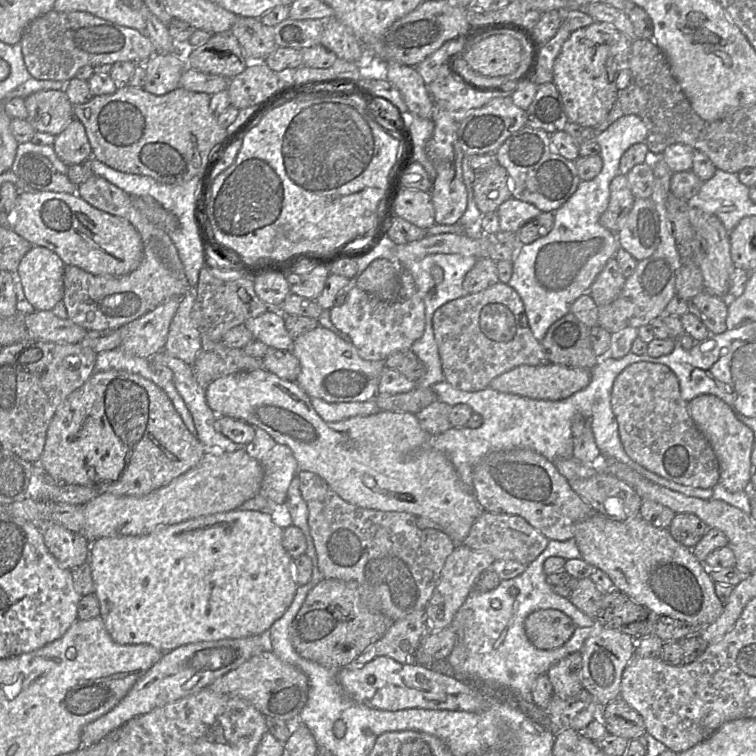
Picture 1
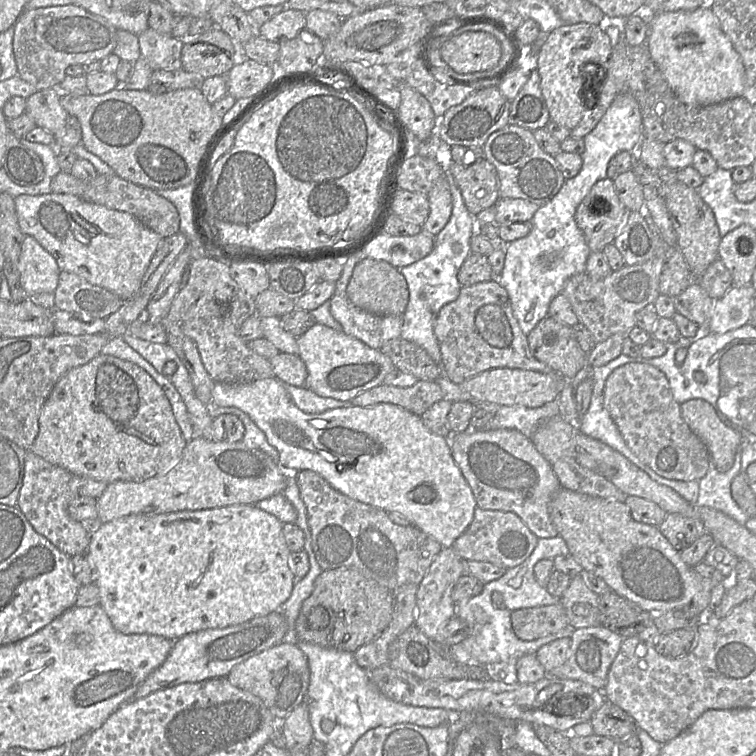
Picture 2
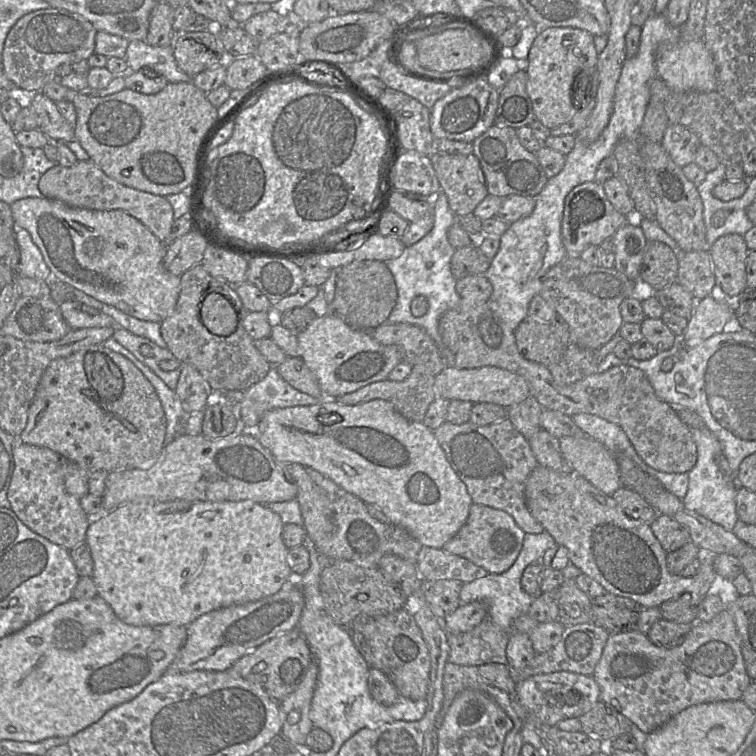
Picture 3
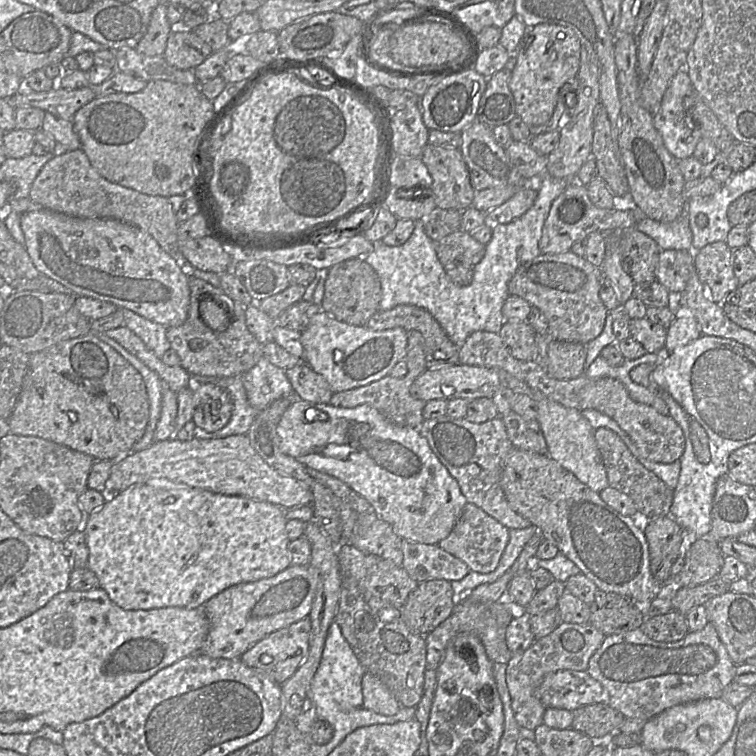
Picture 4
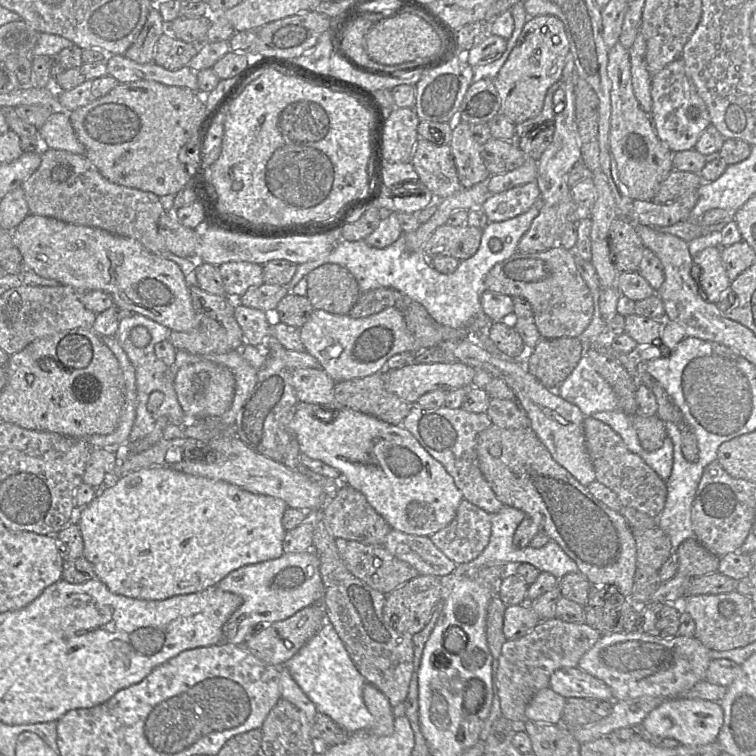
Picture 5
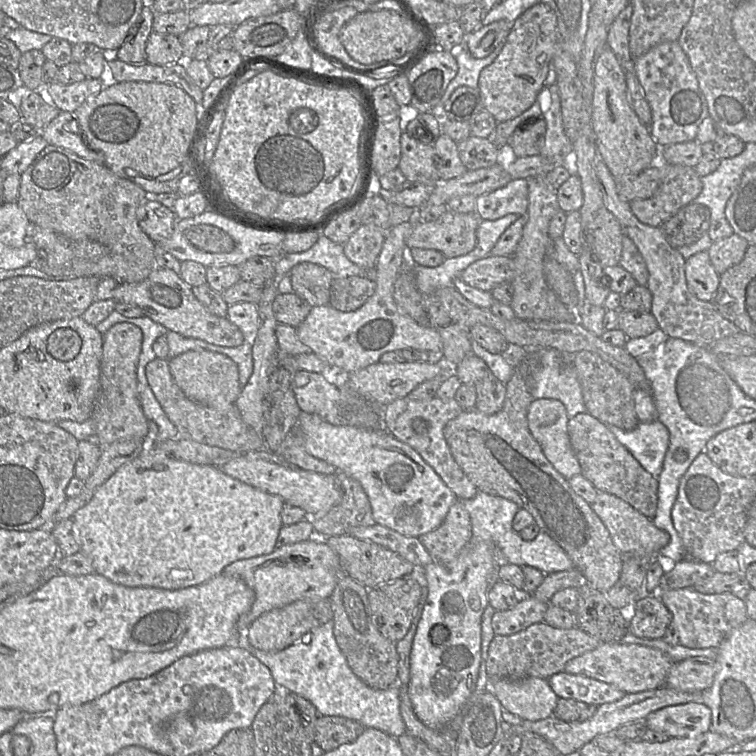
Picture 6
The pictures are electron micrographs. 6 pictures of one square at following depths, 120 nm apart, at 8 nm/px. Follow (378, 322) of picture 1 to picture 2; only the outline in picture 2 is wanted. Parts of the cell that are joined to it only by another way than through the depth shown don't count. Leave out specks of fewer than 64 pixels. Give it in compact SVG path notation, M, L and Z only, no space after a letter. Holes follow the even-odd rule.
M346 291L344 294L345 295L340 296L333 295L330 299L330 313L333 318L340 323L344 333L378 350L388 341L401 337L403 315L382 316L372 314L351 303Z

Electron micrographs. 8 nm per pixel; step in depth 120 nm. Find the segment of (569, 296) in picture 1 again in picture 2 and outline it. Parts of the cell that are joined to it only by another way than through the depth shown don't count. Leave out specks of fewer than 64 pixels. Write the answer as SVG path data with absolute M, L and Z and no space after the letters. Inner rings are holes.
M620 93L596 127L583 137L585 149L581 154L583 164L580 172L567 179L550 201L539 206L530 220L531 230L527 236L506 245L502 273L494 279L508 292L513 314L526 335L548 316L552 299L562 293L568 279L586 272L591 250L575 221L578 205L596 182L607 178L611 158L623 151L631 152L642 139L643 124L638 102L631 93Z

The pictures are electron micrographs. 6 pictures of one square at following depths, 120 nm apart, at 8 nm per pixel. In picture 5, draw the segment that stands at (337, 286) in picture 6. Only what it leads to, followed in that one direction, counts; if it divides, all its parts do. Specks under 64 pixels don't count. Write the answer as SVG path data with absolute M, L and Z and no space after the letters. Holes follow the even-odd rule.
M386 287L363 293L349 315L354 318L364 318L379 313L388 307L394 307L402 314L414 313L423 324L436 323L420 303L395 289Z

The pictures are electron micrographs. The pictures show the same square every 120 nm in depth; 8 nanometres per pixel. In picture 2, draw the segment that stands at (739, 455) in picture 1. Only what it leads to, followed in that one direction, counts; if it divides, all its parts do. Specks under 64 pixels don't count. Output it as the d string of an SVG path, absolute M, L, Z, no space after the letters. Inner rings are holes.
M690 399L680 405L681 414L688 426L706 445L712 463L719 472L729 471L739 452L743 438L741 434L730 427L719 415L714 406L704 399Z

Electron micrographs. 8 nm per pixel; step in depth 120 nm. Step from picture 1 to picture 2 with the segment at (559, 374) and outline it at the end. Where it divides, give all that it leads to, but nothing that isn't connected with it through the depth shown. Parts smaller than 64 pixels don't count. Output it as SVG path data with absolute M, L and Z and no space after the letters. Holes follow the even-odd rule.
M495 368L484 371L464 381L459 386L474 399L498 405L519 405L528 408L540 407L559 396L565 378L555 372L542 373L518 368Z

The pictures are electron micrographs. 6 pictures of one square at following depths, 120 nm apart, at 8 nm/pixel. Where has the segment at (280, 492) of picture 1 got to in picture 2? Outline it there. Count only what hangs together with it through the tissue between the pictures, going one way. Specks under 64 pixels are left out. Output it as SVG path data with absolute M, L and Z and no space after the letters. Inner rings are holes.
M210 406L210 415L215 418L221 414L233 414L237 416L245 427L243 443L248 447L257 448L266 453L272 460L279 465L279 453L275 447L273 447L267 441L267 438L263 431L251 420L248 414L236 407L216 407Z

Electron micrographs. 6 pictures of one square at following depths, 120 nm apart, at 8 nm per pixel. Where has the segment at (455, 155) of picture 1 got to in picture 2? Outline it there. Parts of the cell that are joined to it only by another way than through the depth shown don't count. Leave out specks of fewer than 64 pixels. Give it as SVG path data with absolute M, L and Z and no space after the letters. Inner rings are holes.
M443 172L427 194L427 198L430 212L426 221L421 225L421 231L437 235L445 227L452 213L452 196L447 175L444 175Z

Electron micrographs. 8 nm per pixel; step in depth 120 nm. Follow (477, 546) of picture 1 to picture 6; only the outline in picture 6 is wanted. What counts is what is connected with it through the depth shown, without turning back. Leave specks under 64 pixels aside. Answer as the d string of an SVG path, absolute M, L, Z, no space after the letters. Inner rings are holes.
M458 501L452 505L443 523L419 539L434 561L453 561L468 546L473 537L469 513Z

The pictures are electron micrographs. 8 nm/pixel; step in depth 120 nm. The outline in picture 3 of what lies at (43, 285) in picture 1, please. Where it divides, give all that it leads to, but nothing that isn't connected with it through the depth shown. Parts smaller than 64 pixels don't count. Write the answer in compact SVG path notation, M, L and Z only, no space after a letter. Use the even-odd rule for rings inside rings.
M14 223L14 235L20 252L18 273L25 277L46 281L51 272L29 232Z

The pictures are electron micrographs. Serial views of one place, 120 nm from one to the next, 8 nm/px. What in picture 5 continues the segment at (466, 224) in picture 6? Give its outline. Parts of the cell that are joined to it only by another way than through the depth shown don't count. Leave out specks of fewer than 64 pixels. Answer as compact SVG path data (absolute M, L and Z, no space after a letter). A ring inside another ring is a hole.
M444 224L434 230L421 250L429 257L450 256L459 261L472 257L478 250L482 229L469 226Z

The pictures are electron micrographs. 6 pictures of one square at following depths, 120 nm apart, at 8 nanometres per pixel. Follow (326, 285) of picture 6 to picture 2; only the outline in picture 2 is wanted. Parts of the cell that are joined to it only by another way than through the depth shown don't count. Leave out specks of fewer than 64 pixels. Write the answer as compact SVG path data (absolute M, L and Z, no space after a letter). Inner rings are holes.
M365 258L355 265L346 294L355 306L382 316L403 315L409 302L408 284L399 268L375 258Z

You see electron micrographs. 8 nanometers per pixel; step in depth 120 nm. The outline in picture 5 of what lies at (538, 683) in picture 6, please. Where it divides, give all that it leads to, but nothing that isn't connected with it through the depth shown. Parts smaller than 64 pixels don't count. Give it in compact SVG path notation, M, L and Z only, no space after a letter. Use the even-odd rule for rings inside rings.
M550 687L539 690L525 708L527 720L537 723L561 724L561 715L566 698Z

